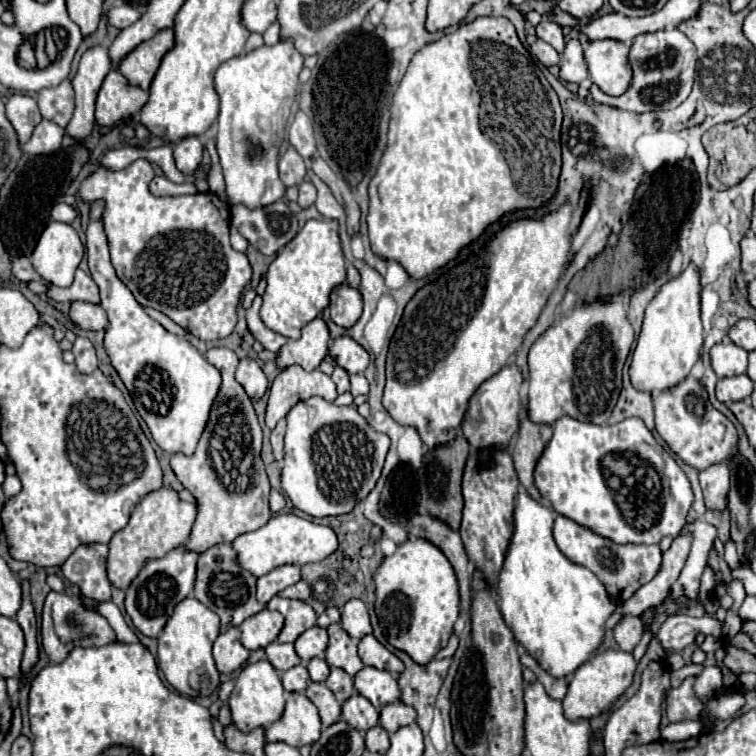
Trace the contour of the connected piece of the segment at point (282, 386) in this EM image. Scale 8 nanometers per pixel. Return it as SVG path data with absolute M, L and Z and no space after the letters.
M300 366L284 368L270 386L266 406L266 426L272 430L280 418L284 418L292 406L300 400L320 396L328 402L336 400L336 386L330 376L320 370L306 372Z

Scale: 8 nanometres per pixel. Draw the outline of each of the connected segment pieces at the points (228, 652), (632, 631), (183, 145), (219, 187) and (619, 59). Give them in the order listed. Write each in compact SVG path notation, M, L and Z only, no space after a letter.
M232 628L224 634L220 634L214 642L214 660L216 668L222 674L232 674L238 668L242 668L250 656L250 652L240 644L238 640L238 628Z
M622 618L622 622L614 628L614 638L624 652L632 652L638 642L642 640L644 634L644 624L640 618Z
M188 136L188 138L182 138L180 142L176 142L172 148L176 168L184 174L194 172L198 168L198 164L202 162L202 150L204 150L202 146L204 144L196 136Z
M218 156L212 158L212 164L214 164L214 168L212 168L210 176L208 176L208 186L210 186L210 190L212 190L214 194L218 194L220 198L224 198L224 178L222 178L222 172L220 172Z
M616 40L590 42L584 50L590 80L610 96L620 96L630 82L628 46Z

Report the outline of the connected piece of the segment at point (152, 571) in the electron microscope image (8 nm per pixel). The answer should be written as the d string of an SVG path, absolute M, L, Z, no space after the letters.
M180 546L168 552L160 560L146 562L142 572L136 576L136 580L126 590L126 612L132 618L132 624L136 626L136 630L140 630L144 636L150 636L150 638L156 638L162 632L176 604L188 598L194 590L196 560L198 560L198 554L184 552L184 548Z

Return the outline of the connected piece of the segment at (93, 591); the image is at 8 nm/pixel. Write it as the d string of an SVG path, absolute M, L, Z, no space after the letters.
M106 544L78 546L64 562L64 576L80 588L80 592L94 600L110 598L110 582L106 578Z

